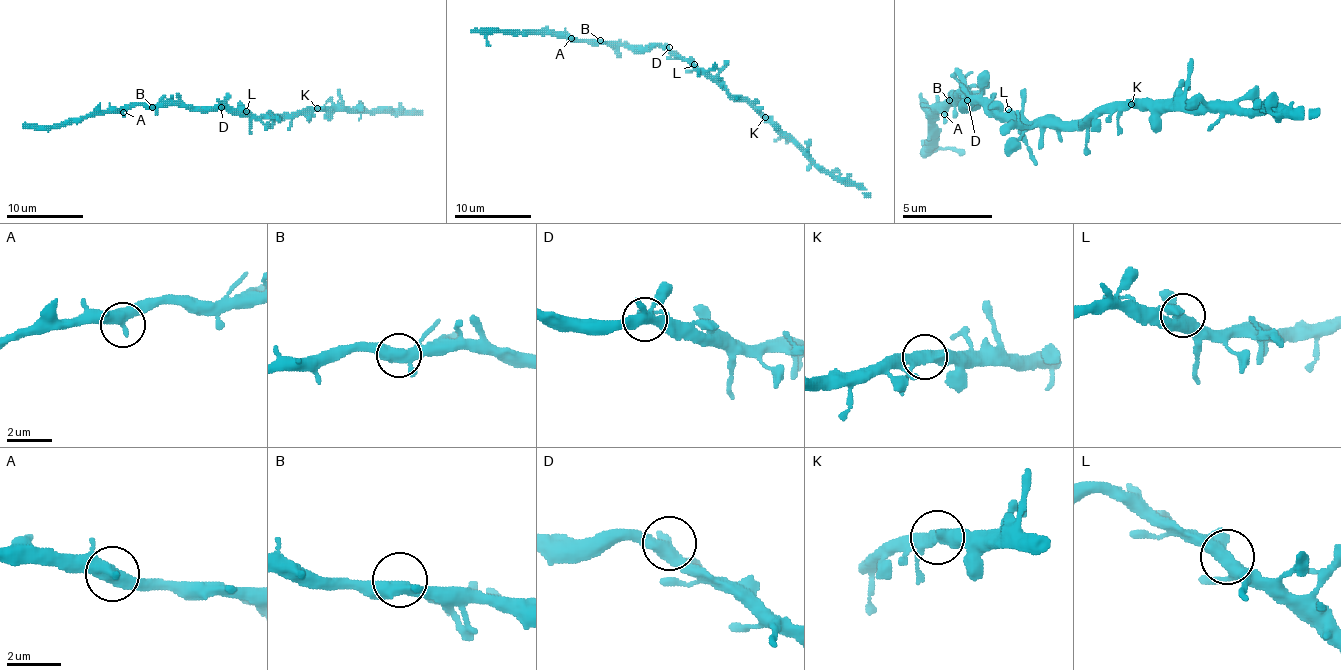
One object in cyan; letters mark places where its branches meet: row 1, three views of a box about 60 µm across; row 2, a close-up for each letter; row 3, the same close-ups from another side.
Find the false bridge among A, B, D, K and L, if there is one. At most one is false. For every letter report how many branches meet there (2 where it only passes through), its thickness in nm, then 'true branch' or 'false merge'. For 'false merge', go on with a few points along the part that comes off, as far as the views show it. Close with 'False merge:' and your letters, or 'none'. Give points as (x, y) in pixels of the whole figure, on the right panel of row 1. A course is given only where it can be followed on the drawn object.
A: 3 branches meet; 400 nm thick; true branch
B: 3 branches meet; 400 nm thick; true branch
D: 3 branches meet; 380 nm thick; true branch
K: 3 branches meet; 400 nm thick; true branch
L: 3 branches meet; 420 nm thick; true branch
False merge: none

